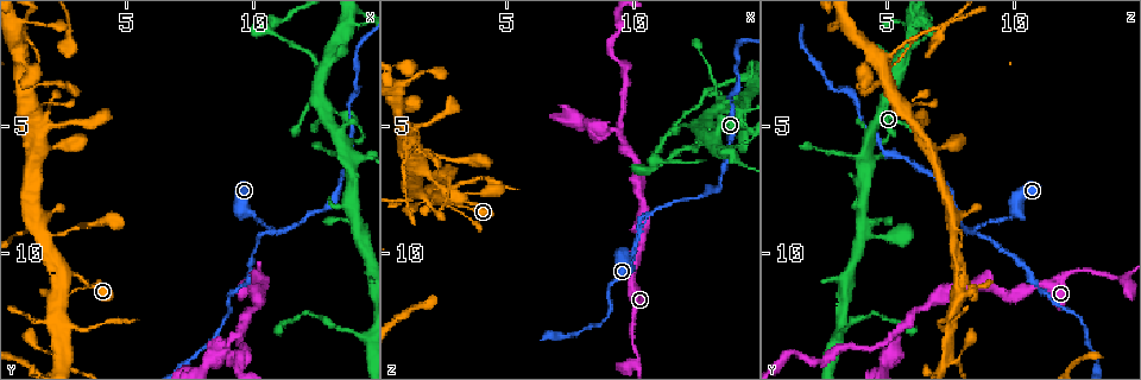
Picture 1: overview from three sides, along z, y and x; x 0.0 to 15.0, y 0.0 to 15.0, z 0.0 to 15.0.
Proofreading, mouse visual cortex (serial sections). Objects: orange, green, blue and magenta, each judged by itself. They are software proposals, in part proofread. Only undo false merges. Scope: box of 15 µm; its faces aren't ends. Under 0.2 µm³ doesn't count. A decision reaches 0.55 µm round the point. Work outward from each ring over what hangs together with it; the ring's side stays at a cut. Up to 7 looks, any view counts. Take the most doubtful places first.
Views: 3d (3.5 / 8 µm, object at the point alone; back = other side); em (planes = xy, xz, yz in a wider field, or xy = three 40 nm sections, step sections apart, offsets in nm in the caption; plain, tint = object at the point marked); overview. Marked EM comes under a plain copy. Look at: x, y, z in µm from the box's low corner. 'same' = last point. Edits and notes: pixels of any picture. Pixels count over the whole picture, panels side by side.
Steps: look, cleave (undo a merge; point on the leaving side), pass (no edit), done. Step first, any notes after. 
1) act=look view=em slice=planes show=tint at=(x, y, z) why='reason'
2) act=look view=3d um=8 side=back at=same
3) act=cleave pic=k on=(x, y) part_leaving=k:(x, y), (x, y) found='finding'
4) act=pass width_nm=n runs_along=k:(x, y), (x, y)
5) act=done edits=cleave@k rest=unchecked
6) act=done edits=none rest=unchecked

act=look view=em slice=xy step=5 show=tint at=(10.6, 9.1, 8.4)

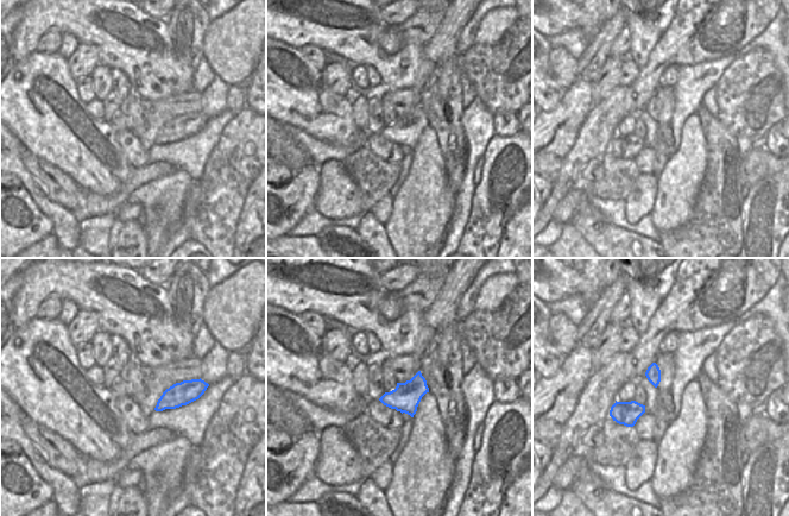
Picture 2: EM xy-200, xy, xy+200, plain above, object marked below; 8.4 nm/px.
act=look view=3d um=3.5 at=same

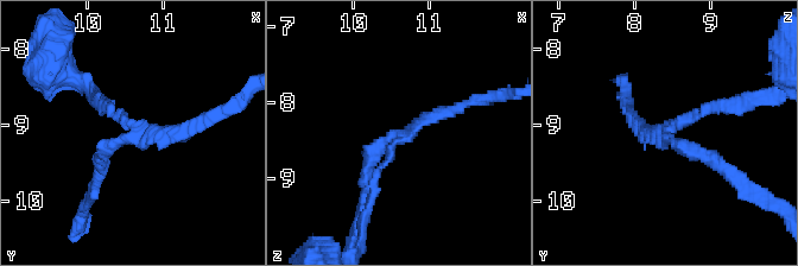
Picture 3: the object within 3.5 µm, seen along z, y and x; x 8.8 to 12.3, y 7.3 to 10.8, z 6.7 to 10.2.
act=pass arm_widths_nm=150,200,200 runs_along=3:(372, 201), (390, 146), (467, 103) found='continuous, no second cell'

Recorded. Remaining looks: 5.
act=look view=3d um=3.5 at=(10.6, 1.1, 6.6) why='sharp bend'

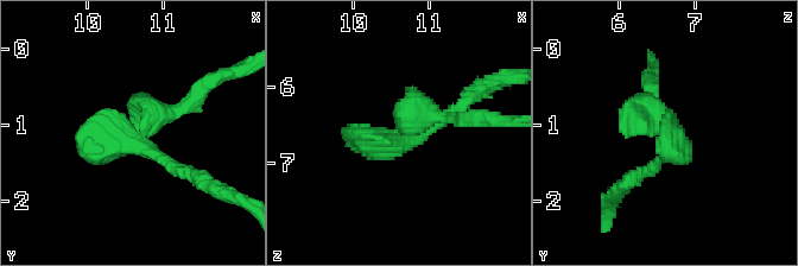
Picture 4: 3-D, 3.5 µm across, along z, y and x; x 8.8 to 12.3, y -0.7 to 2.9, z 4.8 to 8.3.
act=look view=em slice=xy step=5 show=tint at=(10.60, 1.15, 6.70) why='now the EM'

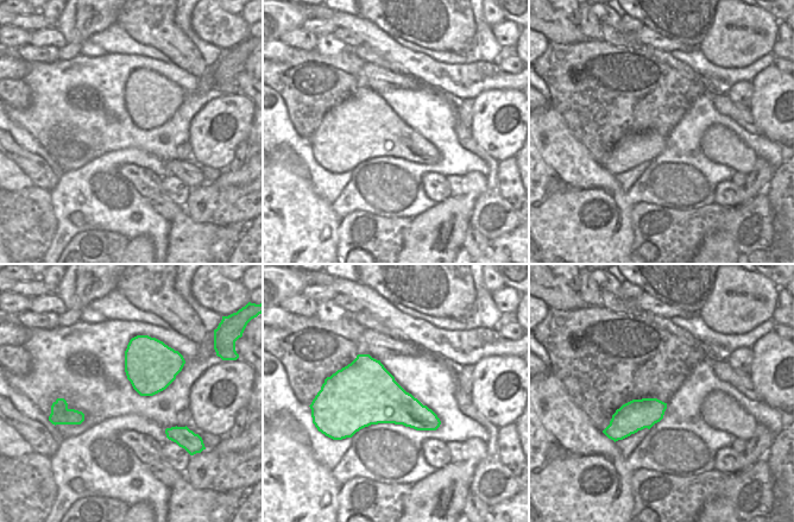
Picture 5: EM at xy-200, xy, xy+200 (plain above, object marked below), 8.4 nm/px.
act=look view=em slice=xy step=2 show=tint at=same

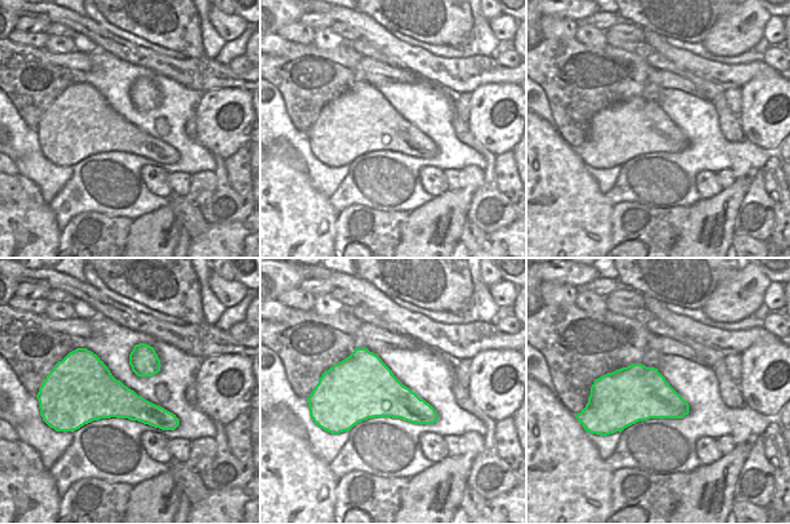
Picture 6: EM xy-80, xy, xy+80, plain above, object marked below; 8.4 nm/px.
act=pass runs_along=4:(639, 175), (672, 146), (651, 102) found='one cell here'

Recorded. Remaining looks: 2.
act=look view=em slice=xy step=1 show=tint at=(9.5, 13.2, 5.3) why='three arms meet'

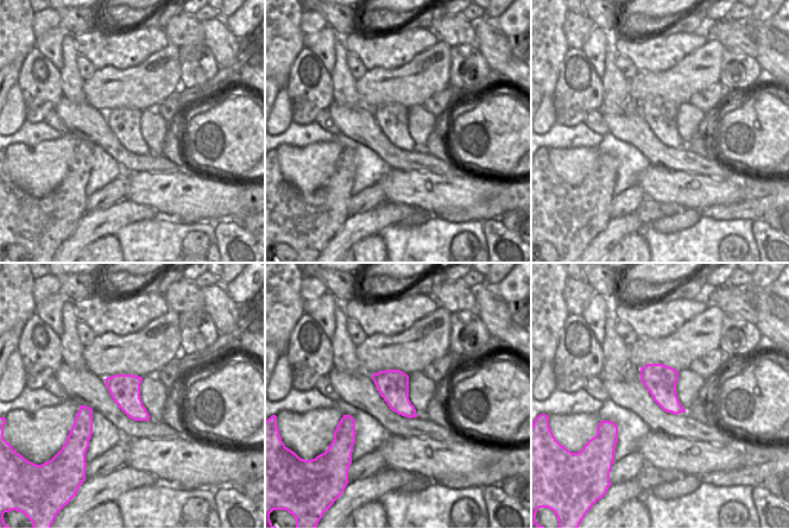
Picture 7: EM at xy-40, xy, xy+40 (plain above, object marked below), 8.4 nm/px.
act=look view=3d um=3.5 at=same

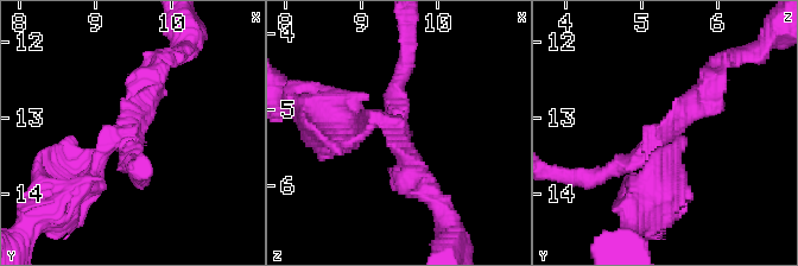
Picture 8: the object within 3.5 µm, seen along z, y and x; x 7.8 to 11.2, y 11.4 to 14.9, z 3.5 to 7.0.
act=cleave pic=8 on=(356, 100) found='two cells meet here'

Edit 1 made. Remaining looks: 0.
act=done edits=cleave@8 rest=unchecked

